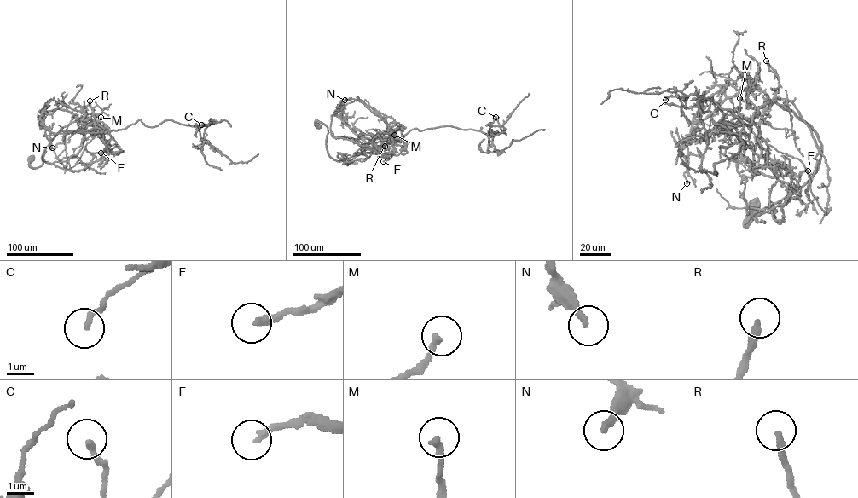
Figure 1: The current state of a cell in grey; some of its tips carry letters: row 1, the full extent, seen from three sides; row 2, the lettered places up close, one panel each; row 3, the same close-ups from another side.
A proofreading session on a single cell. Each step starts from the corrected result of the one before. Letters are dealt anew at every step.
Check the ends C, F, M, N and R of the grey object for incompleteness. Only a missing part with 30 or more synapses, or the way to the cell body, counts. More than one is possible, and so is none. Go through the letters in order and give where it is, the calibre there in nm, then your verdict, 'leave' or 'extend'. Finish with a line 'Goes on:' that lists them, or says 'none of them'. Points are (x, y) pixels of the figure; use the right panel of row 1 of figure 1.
C: at (665, 100); 220 nm thick; leave
F: at (808, 170); 240 nm thick; leave
M: at (739, 98); 240 nm thick; leave
N: at (686, 183); 220 nm thick; leave
R: at (766, 60); 260 nm thick; extend
Goes on: R

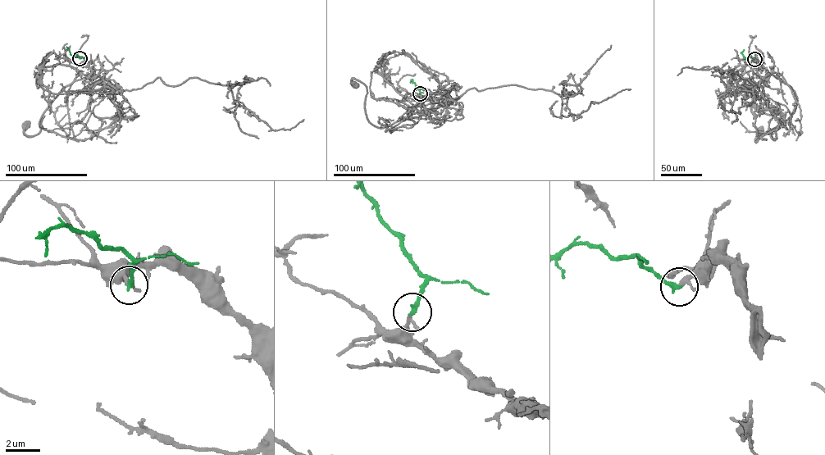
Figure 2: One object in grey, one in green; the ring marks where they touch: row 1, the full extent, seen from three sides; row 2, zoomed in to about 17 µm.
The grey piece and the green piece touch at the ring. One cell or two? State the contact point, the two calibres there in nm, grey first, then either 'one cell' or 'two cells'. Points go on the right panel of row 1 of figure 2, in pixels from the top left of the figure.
at (754, 59); 190 nm thick on the grey side, 280 nm on the other; one cell

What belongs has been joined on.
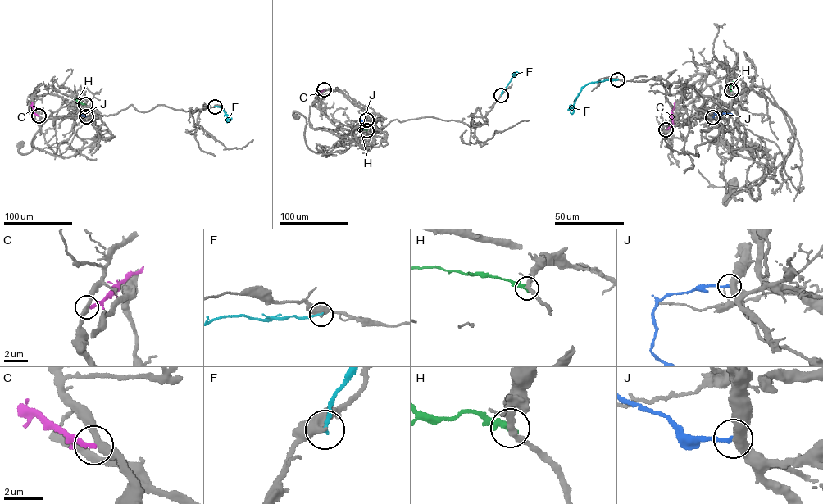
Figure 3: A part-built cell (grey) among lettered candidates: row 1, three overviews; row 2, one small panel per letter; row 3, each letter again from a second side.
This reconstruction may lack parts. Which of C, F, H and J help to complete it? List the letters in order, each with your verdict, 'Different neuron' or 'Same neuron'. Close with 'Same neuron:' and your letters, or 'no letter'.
C: Different neuron
F: Different neuron
H: Different neuron
J: Different neuron
Same neuron: no letter

